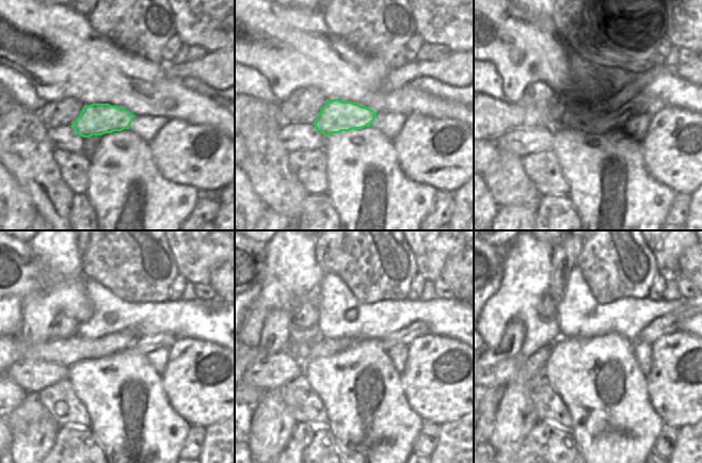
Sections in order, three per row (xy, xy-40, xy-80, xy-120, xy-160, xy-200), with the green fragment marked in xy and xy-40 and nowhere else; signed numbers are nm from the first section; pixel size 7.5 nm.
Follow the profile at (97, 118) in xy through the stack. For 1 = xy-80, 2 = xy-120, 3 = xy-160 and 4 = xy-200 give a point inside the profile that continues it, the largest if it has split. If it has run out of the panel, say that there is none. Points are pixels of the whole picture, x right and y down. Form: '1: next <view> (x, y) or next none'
1: next xy-80 (574, 115)
2: next xy-120 (146, 344)
3: next xy-160 (405, 336)
4: next xy-200 (669, 323)

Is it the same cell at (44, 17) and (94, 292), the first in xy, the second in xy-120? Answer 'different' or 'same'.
different

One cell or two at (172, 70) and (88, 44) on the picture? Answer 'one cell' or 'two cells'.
two cells

